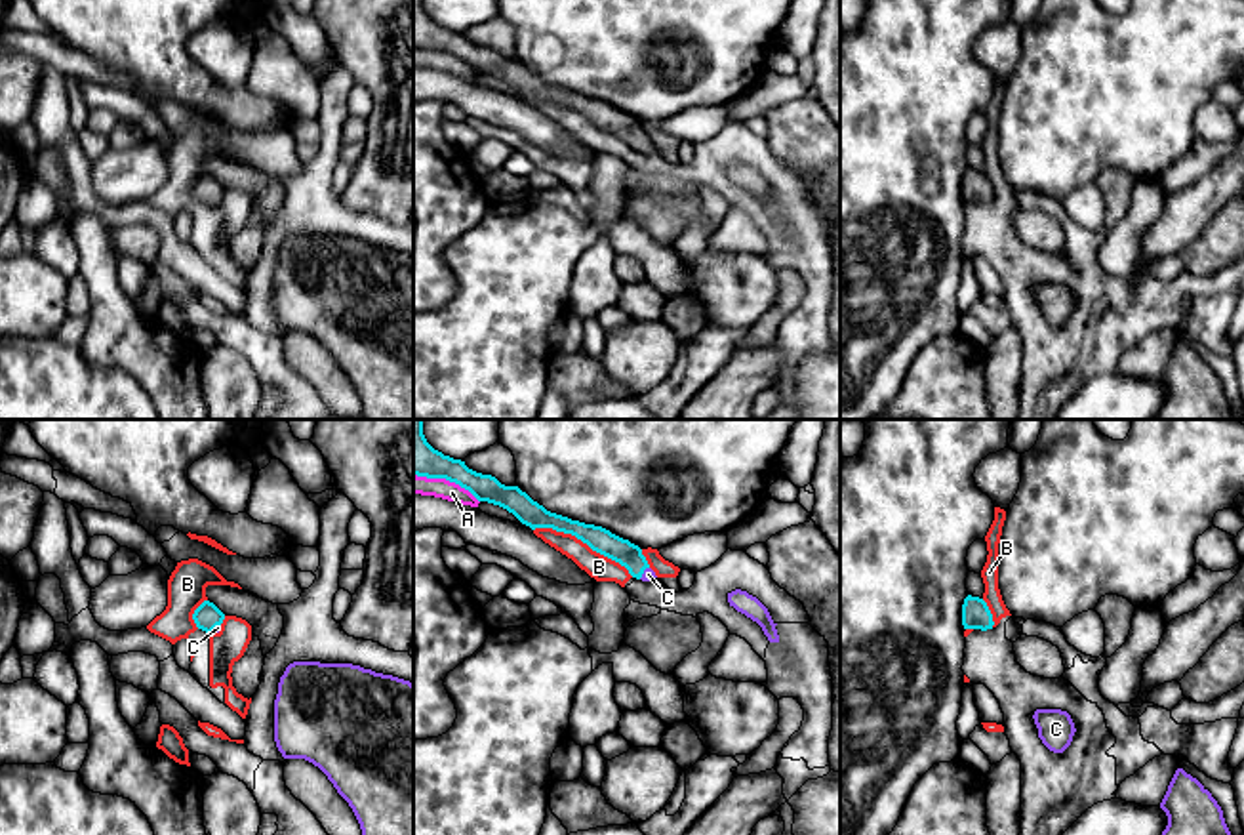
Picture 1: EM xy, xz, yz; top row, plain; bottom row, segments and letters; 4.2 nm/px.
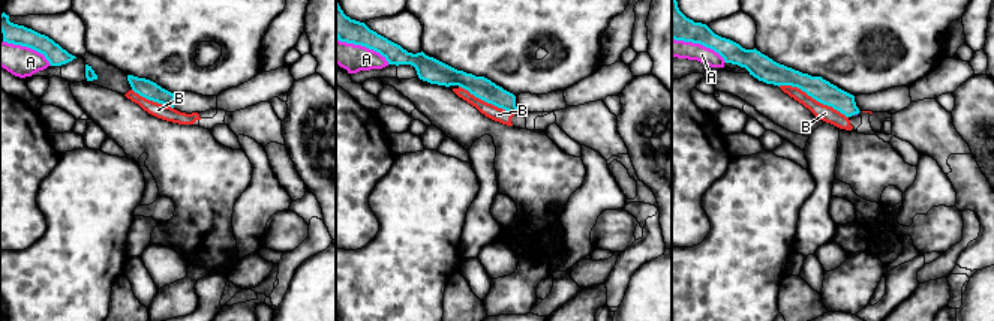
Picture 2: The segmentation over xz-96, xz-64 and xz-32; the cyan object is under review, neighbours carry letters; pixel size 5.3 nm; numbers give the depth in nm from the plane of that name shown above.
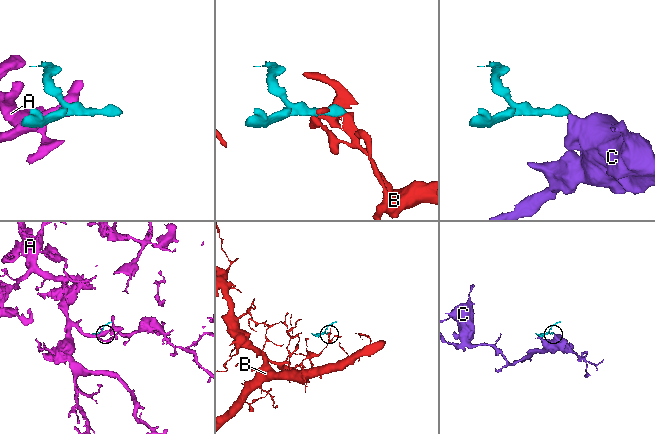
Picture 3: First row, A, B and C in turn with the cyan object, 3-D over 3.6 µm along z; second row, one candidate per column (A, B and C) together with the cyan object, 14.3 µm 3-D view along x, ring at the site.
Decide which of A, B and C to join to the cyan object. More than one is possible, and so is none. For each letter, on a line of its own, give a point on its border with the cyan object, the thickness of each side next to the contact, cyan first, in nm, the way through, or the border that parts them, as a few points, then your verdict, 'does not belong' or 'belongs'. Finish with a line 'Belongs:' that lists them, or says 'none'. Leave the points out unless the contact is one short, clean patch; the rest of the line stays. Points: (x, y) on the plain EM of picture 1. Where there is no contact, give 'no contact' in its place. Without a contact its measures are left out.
A: xz (446, 52) | 160/80 nm | along xz (414, 46), (454, 54), (479, 75) | does not belong
B: xz (583, 115) | 110/110 nm | does not belong
C: xz (642, 145) | 110/50 nm | across xz (601, 113), (620, 122), (642, 145), (648, 147) | belongs
Belongs: C

